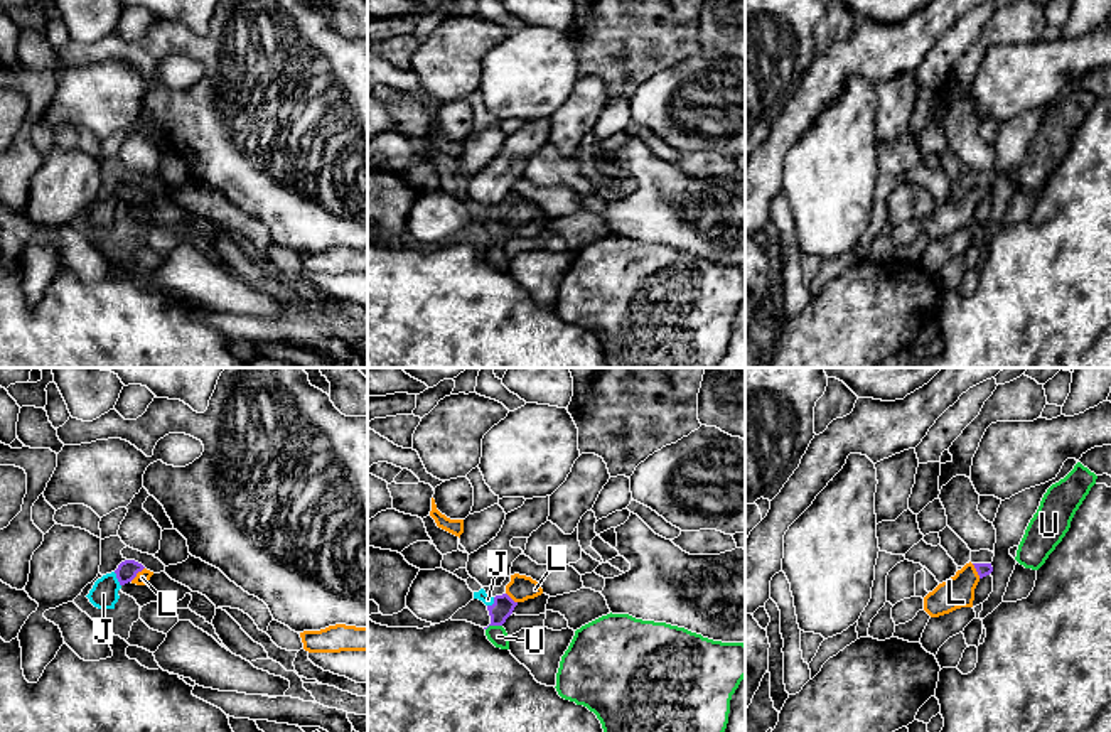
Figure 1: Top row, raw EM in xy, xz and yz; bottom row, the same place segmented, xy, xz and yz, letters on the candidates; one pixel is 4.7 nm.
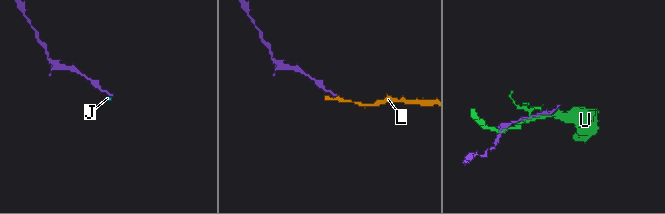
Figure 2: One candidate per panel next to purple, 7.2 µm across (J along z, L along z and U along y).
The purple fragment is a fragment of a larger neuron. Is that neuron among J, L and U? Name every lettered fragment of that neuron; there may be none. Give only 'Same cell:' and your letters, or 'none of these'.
Same cell: J, L

